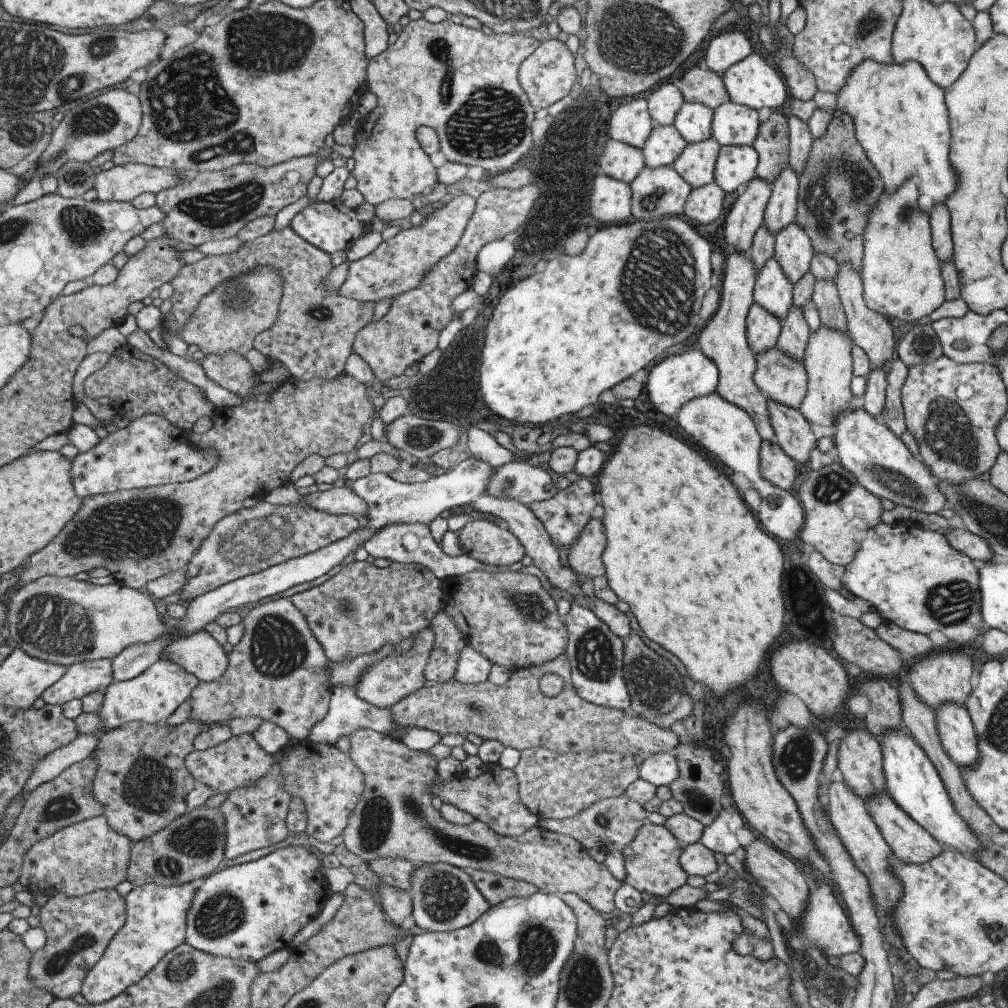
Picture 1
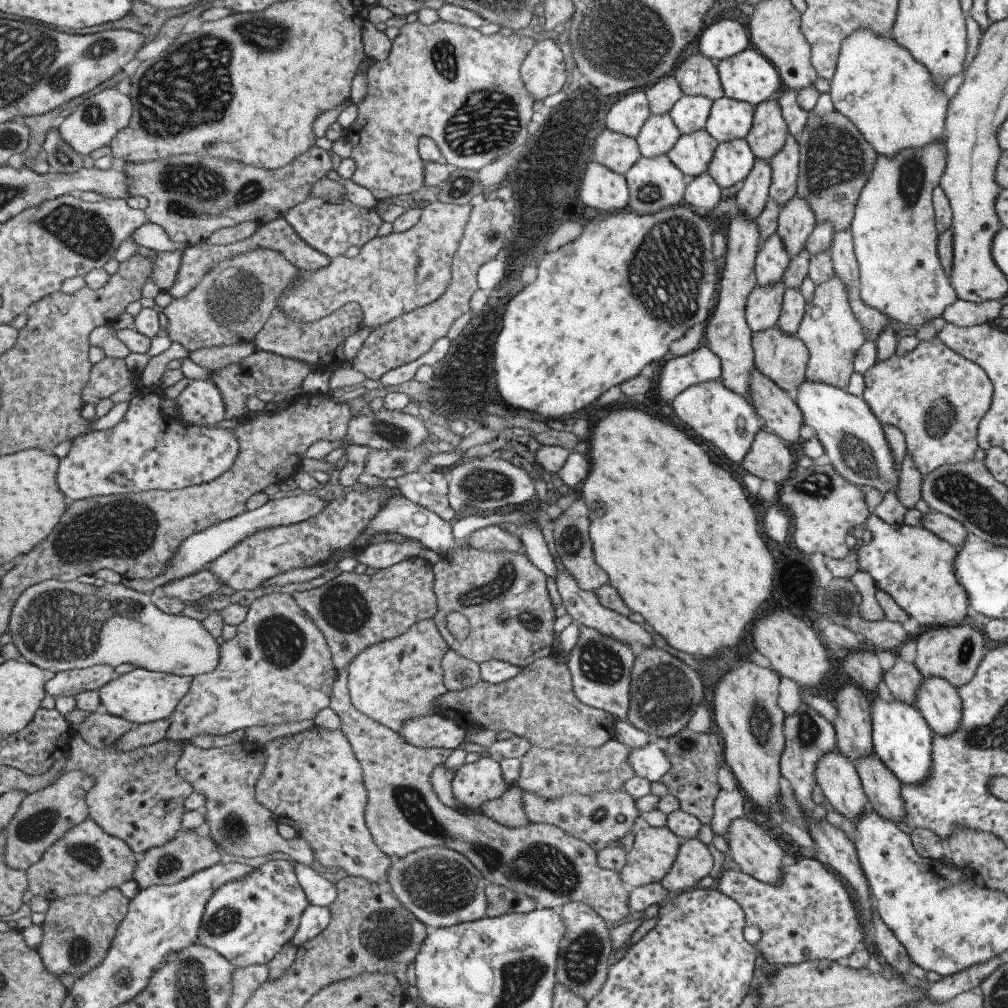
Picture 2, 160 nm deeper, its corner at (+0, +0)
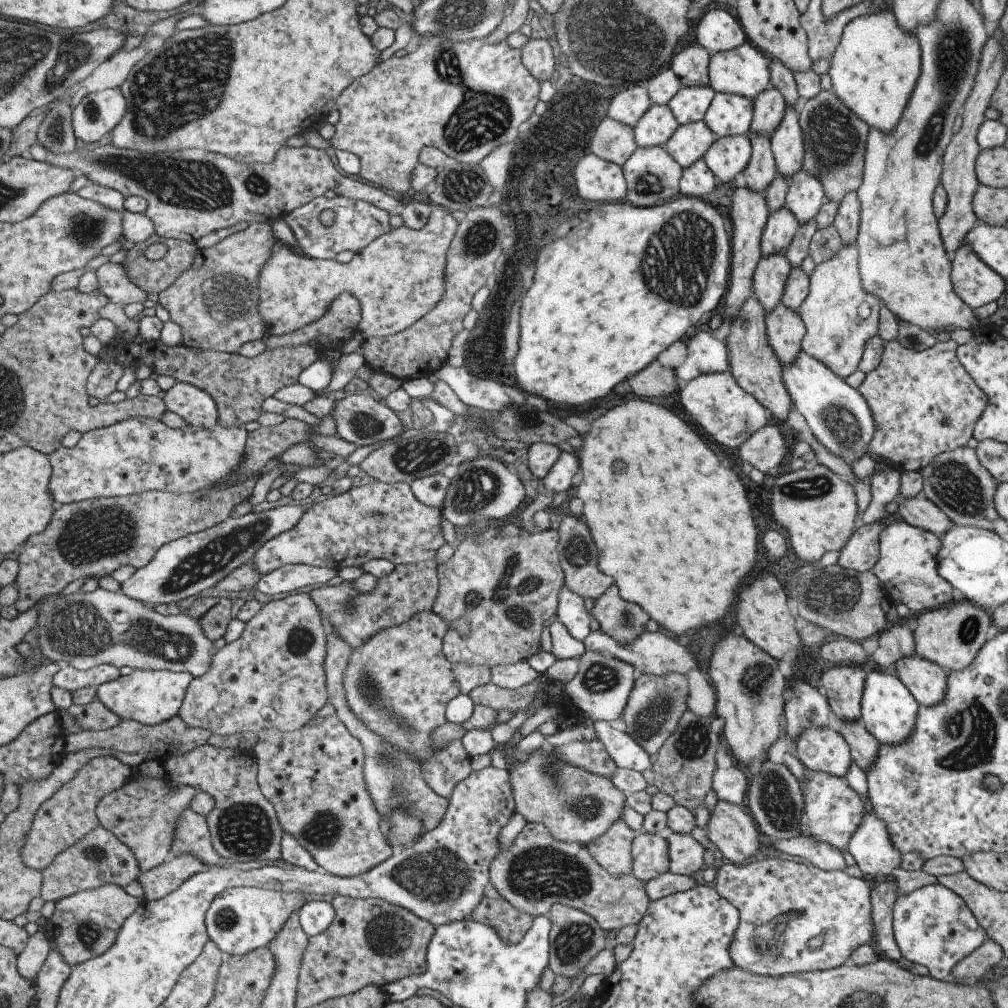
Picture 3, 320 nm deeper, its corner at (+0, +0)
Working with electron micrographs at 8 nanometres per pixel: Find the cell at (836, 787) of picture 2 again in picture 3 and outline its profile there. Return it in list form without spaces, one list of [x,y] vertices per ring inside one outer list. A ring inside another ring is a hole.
[[[833,725],[805,728],[805,732],[795,738],[792,753],[805,769],[827,772],[839,778],[845,778],[845,772],[851,764],[847,744]]]

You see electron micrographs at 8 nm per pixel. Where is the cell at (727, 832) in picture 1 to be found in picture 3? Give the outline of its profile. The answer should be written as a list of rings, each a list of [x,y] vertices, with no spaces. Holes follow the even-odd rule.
[[[735,766],[716,768],[712,776],[712,790],[718,800],[725,800],[735,806],[745,806],[747,791],[747,776]]]

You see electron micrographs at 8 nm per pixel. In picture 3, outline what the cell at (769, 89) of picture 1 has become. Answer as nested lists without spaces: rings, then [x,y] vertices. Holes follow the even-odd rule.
[[[746,40],[737,48],[710,55],[707,70],[709,87],[715,93],[735,94],[753,100],[757,94],[771,86],[768,64],[765,56]]]

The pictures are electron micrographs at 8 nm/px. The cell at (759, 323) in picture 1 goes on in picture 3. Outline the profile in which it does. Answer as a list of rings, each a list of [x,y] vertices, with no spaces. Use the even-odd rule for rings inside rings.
[[[783,253],[771,254],[758,261],[752,277],[751,295],[761,304],[765,314],[781,301],[789,272],[789,262]]]

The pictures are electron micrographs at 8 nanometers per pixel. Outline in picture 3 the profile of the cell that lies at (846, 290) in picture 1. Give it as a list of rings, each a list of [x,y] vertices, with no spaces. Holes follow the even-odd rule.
[[[851,190],[841,198],[832,224],[843,246],[856,242],[858,223],[859,202],[857,202],[856,190]]]

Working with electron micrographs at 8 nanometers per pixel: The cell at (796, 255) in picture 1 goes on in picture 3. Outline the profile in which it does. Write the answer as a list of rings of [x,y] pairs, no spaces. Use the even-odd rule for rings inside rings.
[[[801,169],[791,176],[784,197],[784,207],[795,216],[797,224],[813,220],[823,201],[823,188],[815,176]]]

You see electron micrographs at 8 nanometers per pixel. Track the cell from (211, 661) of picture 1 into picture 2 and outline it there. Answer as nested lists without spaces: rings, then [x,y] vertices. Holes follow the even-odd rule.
[[[57,579],[45,580],[42,583],[33,585],[29,590],[26,590],[15,605],[13,618],[10,622],[10,630],[14,635],[13,642],[18,646],[20,653],[24,656],[26,661],[34,663],[43,669],[52,670],[54,673],[72,671],[75,669],[86,669],[97,665],[111,665],[118,667],[122,664],[129,663],[141,669],[159,671],[160,673],[171,673],[174,675],[189,675],[193,678],[205,673],[213,672],[220,663],[220,656],[222,653],[221,646],[217,644],[214,634],[211,634],[211,631],[202,623],[202,621],[195,620],[195,618],[161,612],[161,610],[159,610],[159,608],[153,603],[154,598],[155,597],[149,593],[140,593],[135,589],[130,589],[122,582],[117,584],[105,583],[98,587],[77,581],[63,582]]]

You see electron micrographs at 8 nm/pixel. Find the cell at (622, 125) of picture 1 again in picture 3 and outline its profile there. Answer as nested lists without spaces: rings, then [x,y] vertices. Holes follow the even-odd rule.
[[[631,83],[611,98],[607,117],[633,128],[639,118],[650,108],[650,100],[644,83]]]

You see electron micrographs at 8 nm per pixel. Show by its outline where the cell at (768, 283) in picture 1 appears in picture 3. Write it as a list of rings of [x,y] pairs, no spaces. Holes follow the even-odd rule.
[[[781,207],[775,212],[768,212],[760,237],[760,258],[784,253],[797,228],[797,220],[787,208]]]

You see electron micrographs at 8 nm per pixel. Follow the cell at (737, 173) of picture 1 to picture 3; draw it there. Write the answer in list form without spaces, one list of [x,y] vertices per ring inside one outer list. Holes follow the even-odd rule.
[[[735,135],[731,137],[715,137],[715,140],[702,160],[709,168],[711,174],[719,179],[722,183],[729,183],[735,176],[735,174],[742,172],[747,166],[750,158],[751,146],[746,135]]]

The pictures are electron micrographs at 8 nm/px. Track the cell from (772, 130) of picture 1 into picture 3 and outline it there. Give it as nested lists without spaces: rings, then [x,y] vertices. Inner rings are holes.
[[[770,86],[754,97],[752,102],[752,120],[747,130],[746,137],[765,136],[770,138],[773,130],[779,126],[781,118],[785,112],[785,102],[783,96],[779,94],[777,88]]]

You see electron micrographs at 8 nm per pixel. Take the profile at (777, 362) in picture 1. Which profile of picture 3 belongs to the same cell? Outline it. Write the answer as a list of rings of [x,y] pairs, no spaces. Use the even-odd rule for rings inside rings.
[[[779,302],[771,312],[767,312],[765,336],[767,336],[767,344],[769,344],[771,352],[775,354],[781,368],[795,360],[804,335],[805,326],[797,311],[793,312]]]

